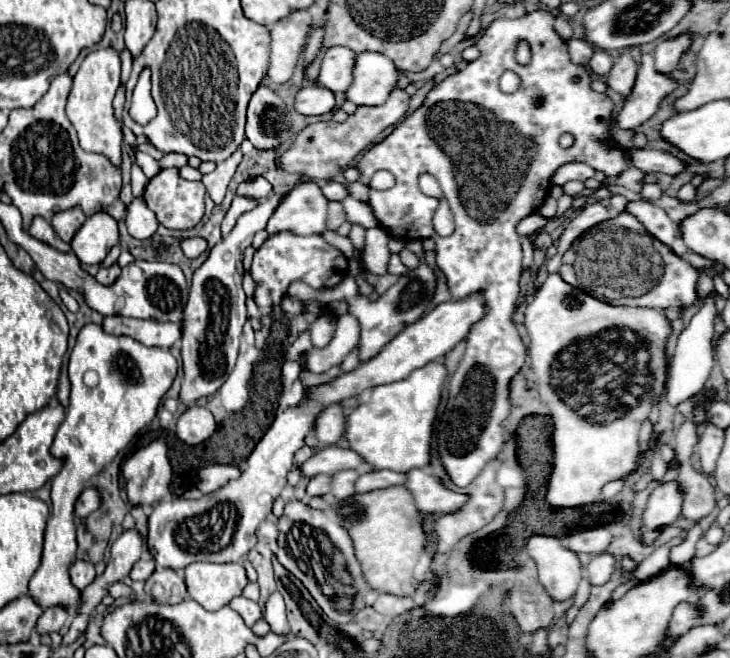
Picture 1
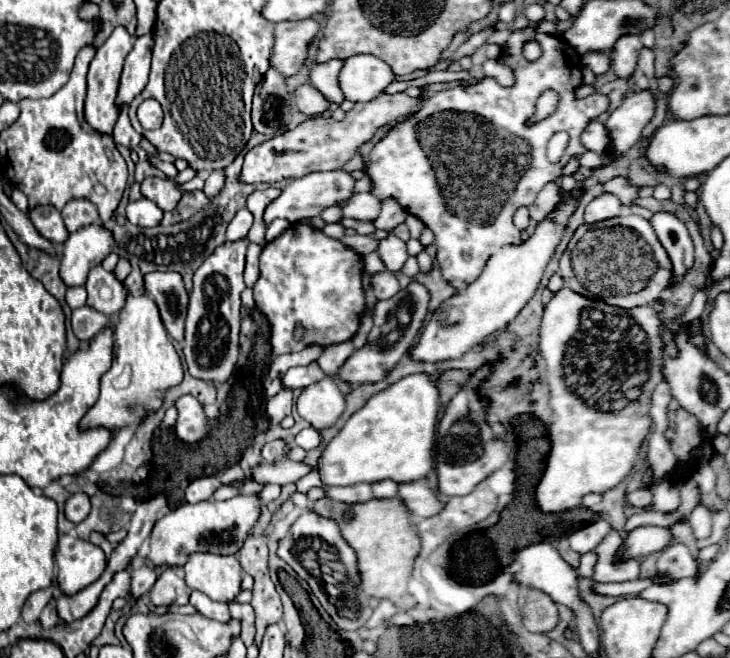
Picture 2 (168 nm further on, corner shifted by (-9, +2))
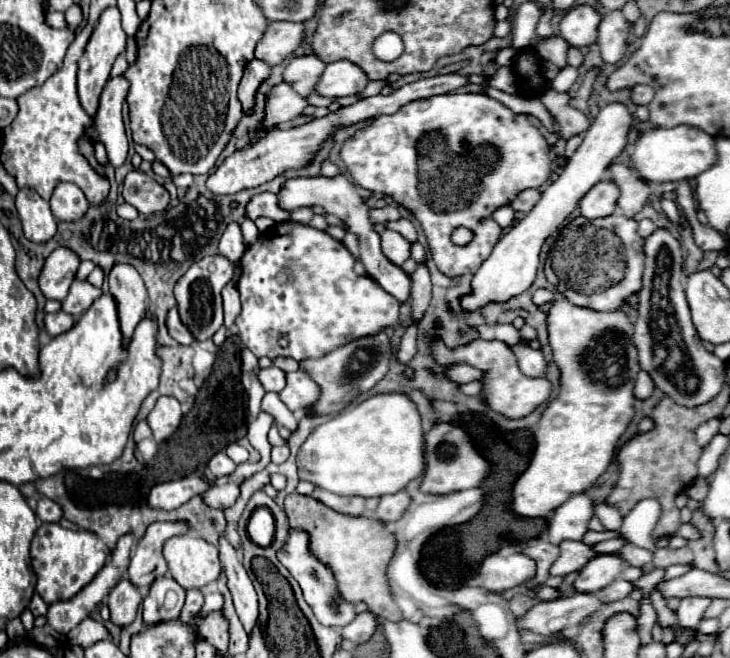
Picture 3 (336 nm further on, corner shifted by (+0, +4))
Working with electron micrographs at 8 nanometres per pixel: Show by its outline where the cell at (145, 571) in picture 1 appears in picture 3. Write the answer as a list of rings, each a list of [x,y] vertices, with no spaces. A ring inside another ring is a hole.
[[[127,579],[115,585],[107,595],[107,607],[111,611],[111,623],[117,627],[127,627],[133,623],[141,603],[141,593]]]

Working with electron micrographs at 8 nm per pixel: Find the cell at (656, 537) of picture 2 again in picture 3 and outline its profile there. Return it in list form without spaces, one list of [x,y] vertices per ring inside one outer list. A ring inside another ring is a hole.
[[[597,555],[591,559],[573,581],[573,589],[577,593],[597,593],[615,581],[621,575],[623,561],[617,555]]]

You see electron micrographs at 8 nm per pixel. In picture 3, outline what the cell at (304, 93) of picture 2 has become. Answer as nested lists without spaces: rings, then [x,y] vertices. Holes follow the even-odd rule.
[[[285,81],[277,83],[265,95],[265,117],[263,117],[261,125],[249,135],[249,143],[255,143],[257,137],[271,131],[279,123],[287,123],[287,121],[299,117],[305,107],[307,107],[307,101],[303,97],[299,97],[291,89],[291,85],[287,85]]]

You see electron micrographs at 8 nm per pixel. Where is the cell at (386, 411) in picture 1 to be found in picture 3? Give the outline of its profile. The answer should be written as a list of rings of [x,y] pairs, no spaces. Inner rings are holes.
[[[403,393],[373,395],[319,425],[297,453],[299,479],[345,497],[383,497],[405,489],[425,469],[421,417]]]

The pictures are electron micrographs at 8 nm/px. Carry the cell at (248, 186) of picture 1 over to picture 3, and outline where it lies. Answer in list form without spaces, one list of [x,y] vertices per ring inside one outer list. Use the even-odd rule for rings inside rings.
[[[275,193],[255,195],[255,197],[247,203],[247,215],[249,215],[251,219],[269,217],[269,219],[273,219],[275,223],[289,221],[289,211],[285,211],[285,209],[279,207],[279,201],[277,201],[277,195],[275,195]]]

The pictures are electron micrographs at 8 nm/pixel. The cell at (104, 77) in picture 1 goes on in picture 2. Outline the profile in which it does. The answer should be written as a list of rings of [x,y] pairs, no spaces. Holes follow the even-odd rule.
[[[116,27],[114,33],[108,37],[108,41],[96,49],[96,55],[90,63],[88,71],[88,93],[86,93],[86,103],[84,103],[84,119],[86,123],[96,129],[102,135],[112,135],[112,129],[118,121],[118,87],[120,87],[120,71],[124,65],[126,55],[132,51],[132,37],[124,27]]]

